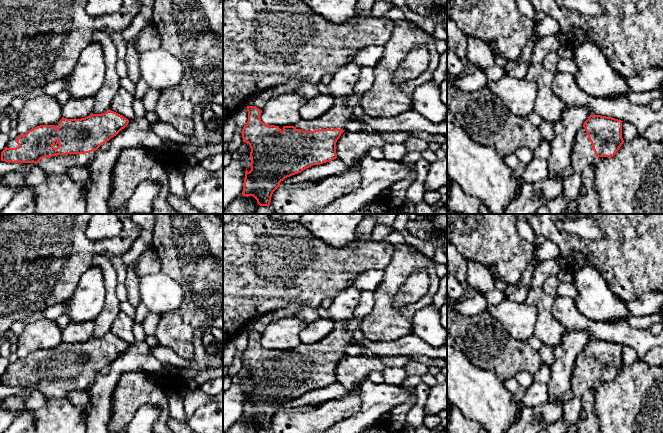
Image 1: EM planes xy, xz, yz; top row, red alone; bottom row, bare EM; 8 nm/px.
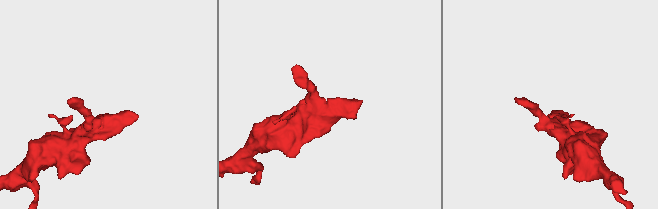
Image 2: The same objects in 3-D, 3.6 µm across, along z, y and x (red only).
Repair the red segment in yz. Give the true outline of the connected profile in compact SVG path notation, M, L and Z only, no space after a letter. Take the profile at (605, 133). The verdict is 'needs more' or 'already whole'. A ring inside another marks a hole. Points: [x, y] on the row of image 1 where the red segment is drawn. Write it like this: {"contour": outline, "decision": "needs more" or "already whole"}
{"contour": "M590 115L576 134L571 166L574 173L582 171L597 157L613 157L620 149L622 138L621 120L601 115Z", "decision": "needs more"}

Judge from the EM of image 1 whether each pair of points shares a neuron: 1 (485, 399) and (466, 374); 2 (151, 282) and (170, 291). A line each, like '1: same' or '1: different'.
1: same
2: same

